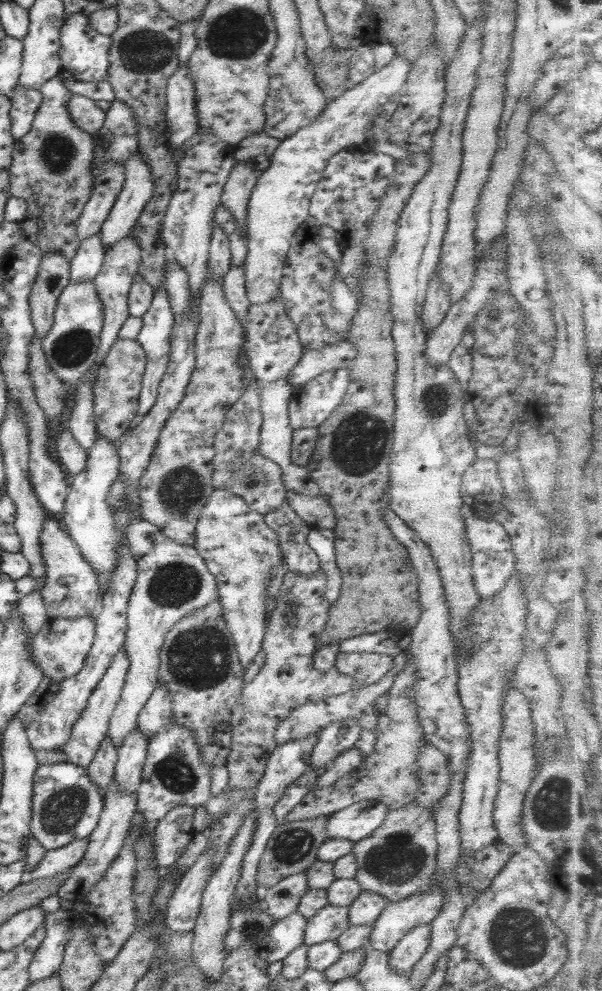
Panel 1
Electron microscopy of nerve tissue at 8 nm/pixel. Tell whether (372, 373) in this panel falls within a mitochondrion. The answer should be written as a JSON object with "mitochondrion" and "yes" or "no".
{"mitochondrion":"no"}

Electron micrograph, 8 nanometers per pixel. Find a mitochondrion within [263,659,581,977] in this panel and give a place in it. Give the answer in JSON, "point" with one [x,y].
{"point":[517,936]}

